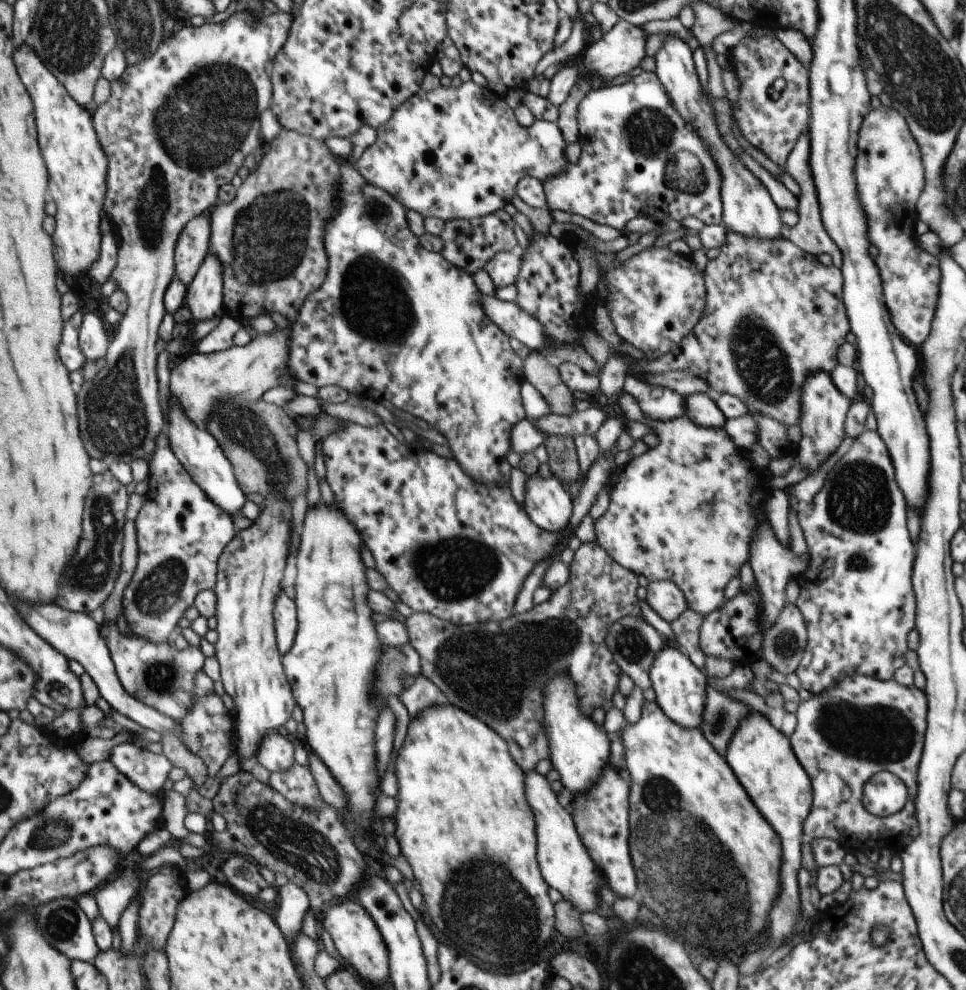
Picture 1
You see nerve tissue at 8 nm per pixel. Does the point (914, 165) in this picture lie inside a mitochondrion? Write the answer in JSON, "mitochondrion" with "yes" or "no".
{"mitochondrion":"no"}

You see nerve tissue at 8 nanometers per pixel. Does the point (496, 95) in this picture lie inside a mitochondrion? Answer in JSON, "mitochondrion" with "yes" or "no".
{"mitochondrion":"no"}

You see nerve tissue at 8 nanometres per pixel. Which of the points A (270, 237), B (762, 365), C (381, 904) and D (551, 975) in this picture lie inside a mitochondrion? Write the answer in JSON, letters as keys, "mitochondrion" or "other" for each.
{"A":"mitochondrion","B":"mitochondrion","C":"other","D":"other"}

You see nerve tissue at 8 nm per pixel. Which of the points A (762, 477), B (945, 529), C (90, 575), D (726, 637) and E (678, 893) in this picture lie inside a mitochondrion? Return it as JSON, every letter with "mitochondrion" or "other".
{"A":"other","B":"other","C":"mitochondrion","D":"other","E":"mitochondrion"}

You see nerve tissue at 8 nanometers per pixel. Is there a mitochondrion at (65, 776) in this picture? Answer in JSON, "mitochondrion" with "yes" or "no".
{"mitochondrion":"no"}

